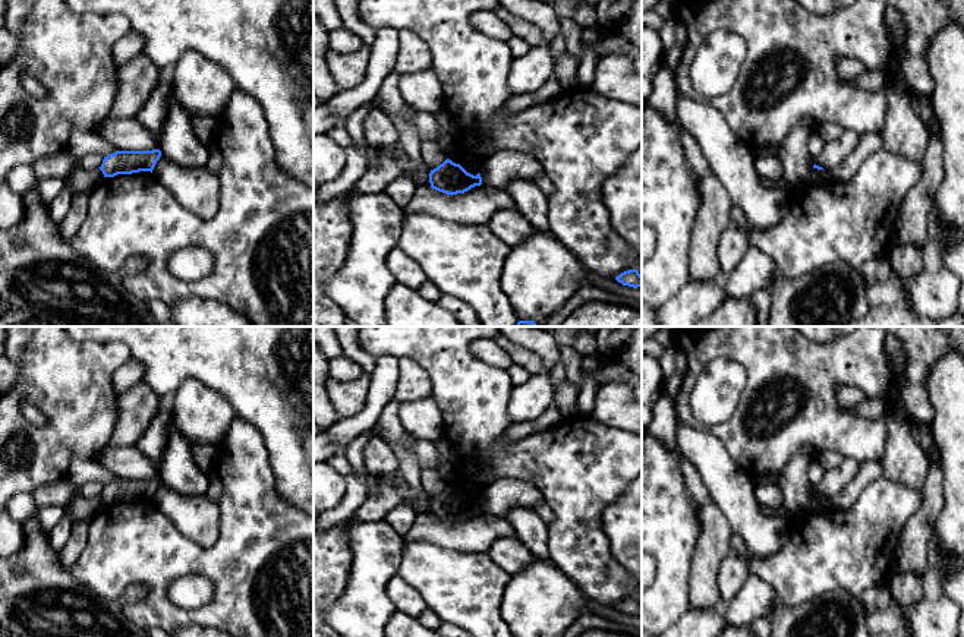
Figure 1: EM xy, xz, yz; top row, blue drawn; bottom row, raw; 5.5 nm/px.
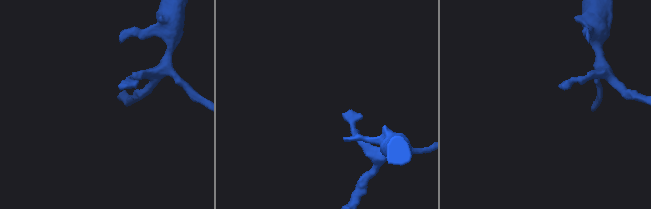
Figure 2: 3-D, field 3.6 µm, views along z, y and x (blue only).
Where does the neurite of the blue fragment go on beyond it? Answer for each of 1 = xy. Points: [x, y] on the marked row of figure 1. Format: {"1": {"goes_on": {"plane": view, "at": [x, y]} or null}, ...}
{"1": {"goes_on": null}}

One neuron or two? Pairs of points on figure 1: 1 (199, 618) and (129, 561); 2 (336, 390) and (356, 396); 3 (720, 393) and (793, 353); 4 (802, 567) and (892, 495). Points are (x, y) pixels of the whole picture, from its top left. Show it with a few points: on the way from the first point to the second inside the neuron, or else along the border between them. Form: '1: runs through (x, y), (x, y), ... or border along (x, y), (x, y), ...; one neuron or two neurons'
1: runs through (179, 617), (157, 598), (157, 587), (150, 580); one neuron
2: runs through (340, 393), (352, 396); one neuron
3: border along (720, 356), (734, 359), (746, 374), (734, 410); two neurons
4: runs through (824, 549), (838, 549), (870, 517); one neuron

